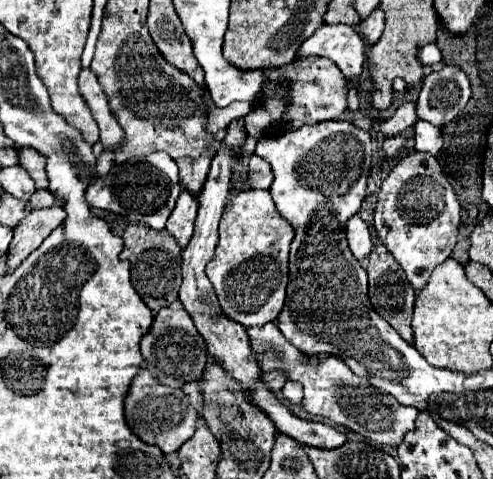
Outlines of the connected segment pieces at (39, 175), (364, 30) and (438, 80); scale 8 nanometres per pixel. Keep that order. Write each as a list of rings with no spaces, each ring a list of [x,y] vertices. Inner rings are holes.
[[[23,148],[19,152],[19,164],[29,172],[38,189],[48,189],[49,180],[45,172],[45,156],[35,152],[35,148]]]
[[[375,8],[369,14],[369,18],[365,18],[365,22],[359,24],[359,32],[365,38],[365,42],[373,46],[381,38],[383,26],[385,26],[385,16],[383,16],[383,12],[379,12],[379,8]]]
[[[445,66],[439,72],[431,72],[423,80],[421,92],[417,98],[417,116],[419,116],[419,120],[425,120],[433,126],[443,126],[463,112],[469,98],[471,98],[471,88],[469,88],[469,80],[467,80],[465,72],[457,66]]]

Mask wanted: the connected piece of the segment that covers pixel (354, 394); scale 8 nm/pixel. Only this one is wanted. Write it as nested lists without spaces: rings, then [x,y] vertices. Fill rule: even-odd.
[[[269,322],[265,326],[253,326],[247,330],[253,356],[263,372],[281,370],[287,380],[299,382],[303,386],[303,408],[311,416],[323,416],[329,418],[333,424],[343,426],[347,430],[353,430],[361,436],[365,436],[369,442],[383,444],[383,446],[399,446],[405,432],[413,428],[415,418],[419,414],[417,408],[395,404],[391,408],[391,396],[383,392],[375,392],[375,388],[367,382],[357,378],[357,374],[351,372],[349,366],[345,366],[335,356],[323,358],[319,364],[311,364],[309,356],[301,350],[297,350],[293,344],[285,340],[281,330],[275,322]]]

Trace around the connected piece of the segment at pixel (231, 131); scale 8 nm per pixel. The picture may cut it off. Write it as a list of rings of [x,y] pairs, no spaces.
[[[233,120],[227,126],[227,134],[223,138],[223,144],[229,144],[229,148],[233,148],[233,144],[241,144],[241,140],[245,140],[245,136],[247,136],[245,128],[241,128],[241,126],[245,126],[243,120]]]

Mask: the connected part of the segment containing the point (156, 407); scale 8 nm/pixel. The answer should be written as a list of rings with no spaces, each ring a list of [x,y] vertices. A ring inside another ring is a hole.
[[[141,370],[141,374],[133,380],[131,392],[125,400],[125,418],[129,428],[147,444],[155,444],[163,450],[163,454],[173,454],[181,448],[189,436],[195,432],[197,410],[189,404],[189,398],[183,390],[175,390],[169,386],[161,386],[149,370]]]

